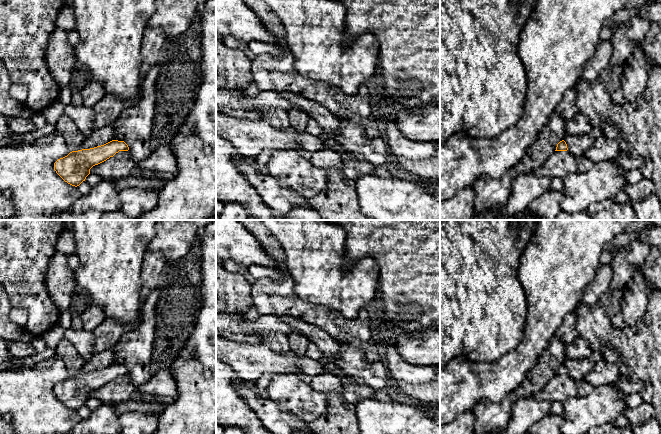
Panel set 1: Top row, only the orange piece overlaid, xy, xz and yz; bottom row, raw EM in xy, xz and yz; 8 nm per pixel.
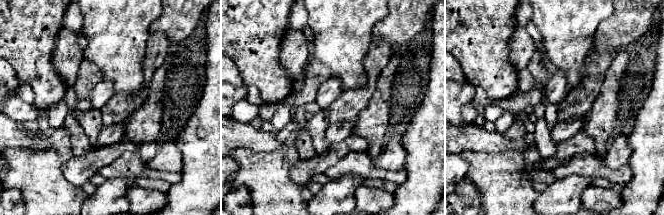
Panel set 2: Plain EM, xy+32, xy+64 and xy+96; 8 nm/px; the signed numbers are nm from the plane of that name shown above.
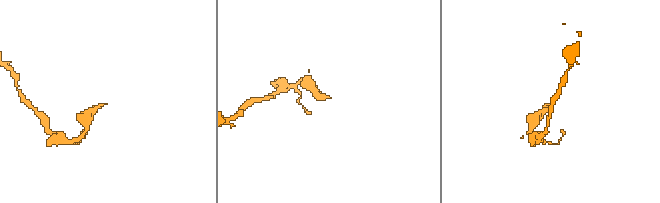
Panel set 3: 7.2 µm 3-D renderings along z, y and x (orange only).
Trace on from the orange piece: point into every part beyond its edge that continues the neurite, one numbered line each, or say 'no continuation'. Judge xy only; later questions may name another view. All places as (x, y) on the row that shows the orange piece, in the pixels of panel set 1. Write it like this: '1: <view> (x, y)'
no continuation

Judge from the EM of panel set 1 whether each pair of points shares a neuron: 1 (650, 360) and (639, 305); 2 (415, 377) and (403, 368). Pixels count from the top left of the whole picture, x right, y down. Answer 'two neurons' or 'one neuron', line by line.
1: two neurons
2: one neuron

